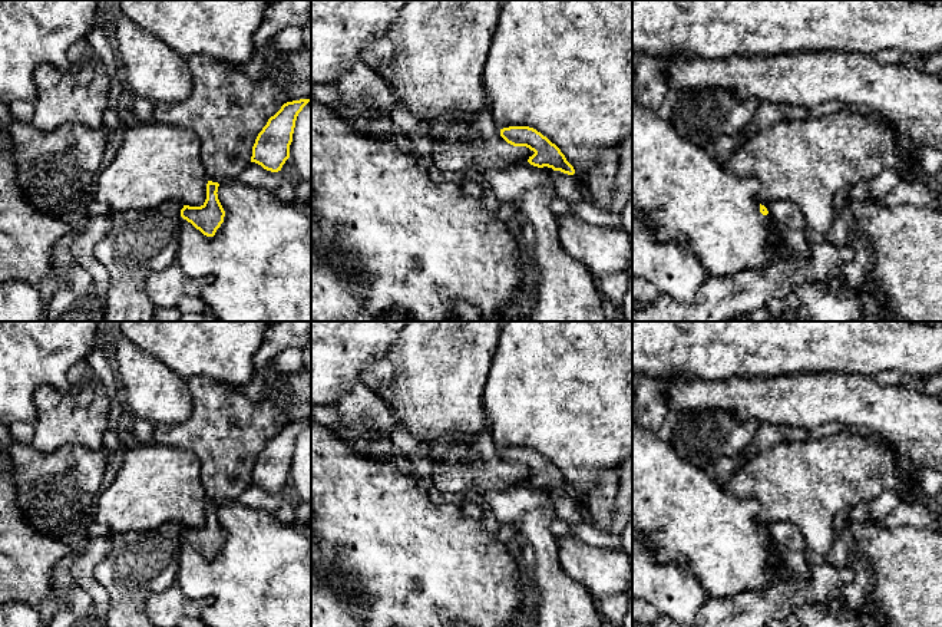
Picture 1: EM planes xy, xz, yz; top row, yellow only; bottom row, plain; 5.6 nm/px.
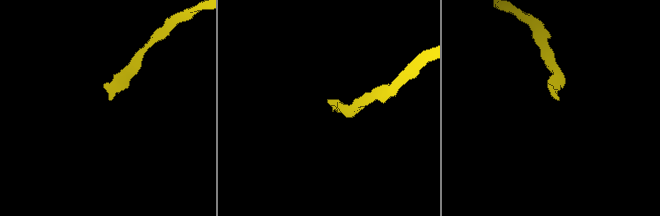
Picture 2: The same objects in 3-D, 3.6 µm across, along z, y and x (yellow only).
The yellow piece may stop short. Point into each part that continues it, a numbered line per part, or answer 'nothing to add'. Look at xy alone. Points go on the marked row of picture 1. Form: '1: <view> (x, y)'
1: xy (139, 243)

